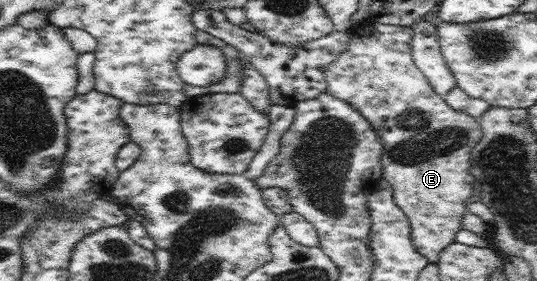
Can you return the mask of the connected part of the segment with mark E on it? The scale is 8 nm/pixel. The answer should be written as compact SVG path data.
M373 17L350 28L349 43L335 62L325 72L327 93L351 104L368 120L383 140L385 147L381 154L383 178L393 190L394 202L409 218L412 242L429 263L438 263L440 252L455 241L462 229L462 218L468 212L468 198L472 196L475 176L470 170L471 150L482 138L483 130L478 119L466 112L454 110L445 97L434 92L428 79L413 62L413 28L382 24Z

